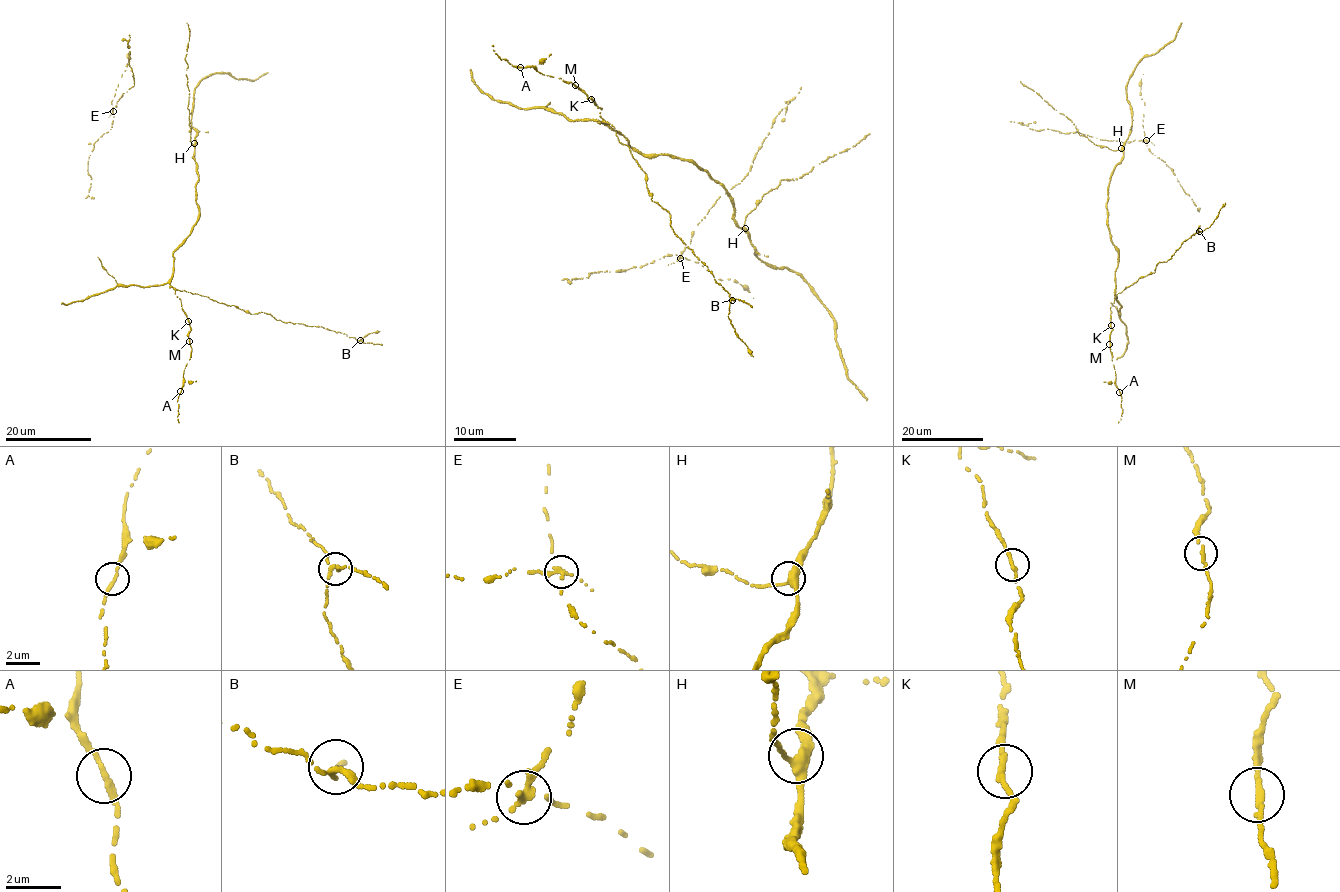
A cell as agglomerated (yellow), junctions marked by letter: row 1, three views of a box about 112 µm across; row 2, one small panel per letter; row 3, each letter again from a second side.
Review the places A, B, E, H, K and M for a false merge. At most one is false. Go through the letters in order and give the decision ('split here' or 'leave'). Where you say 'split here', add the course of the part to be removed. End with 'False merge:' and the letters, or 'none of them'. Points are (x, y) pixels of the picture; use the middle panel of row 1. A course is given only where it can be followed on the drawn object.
A: leave
B: leave
E: split here; course (680, 258), (681, 252), (691, 244), (698, 224), (719, 196), (743, 179), (775, 116), (787, 106), (800, 86)
H: leave
K: leave
M: leave
False merge: E

